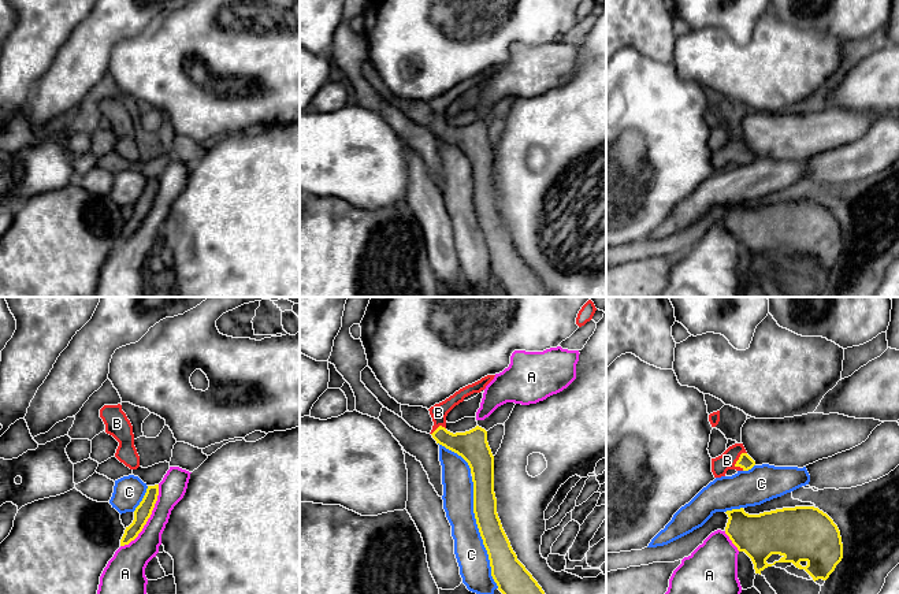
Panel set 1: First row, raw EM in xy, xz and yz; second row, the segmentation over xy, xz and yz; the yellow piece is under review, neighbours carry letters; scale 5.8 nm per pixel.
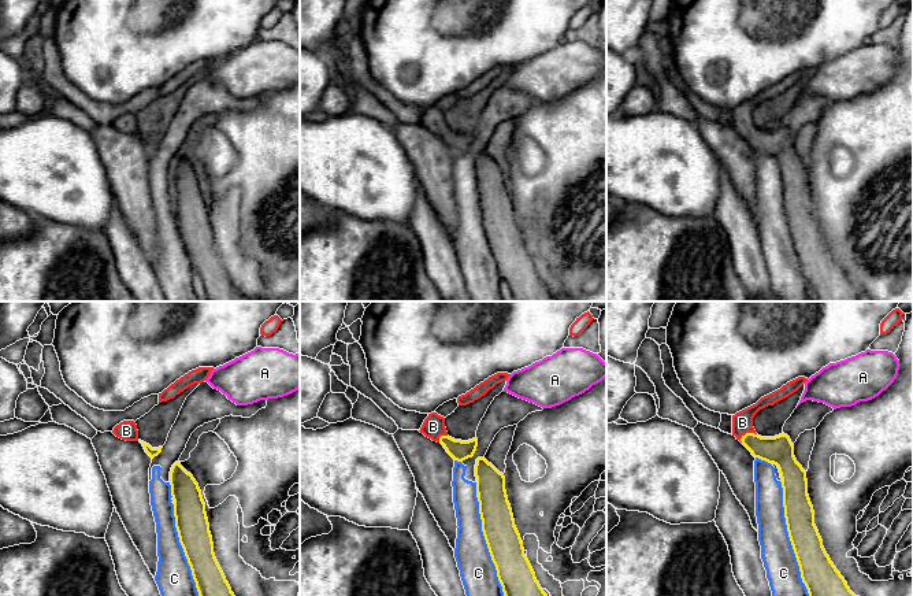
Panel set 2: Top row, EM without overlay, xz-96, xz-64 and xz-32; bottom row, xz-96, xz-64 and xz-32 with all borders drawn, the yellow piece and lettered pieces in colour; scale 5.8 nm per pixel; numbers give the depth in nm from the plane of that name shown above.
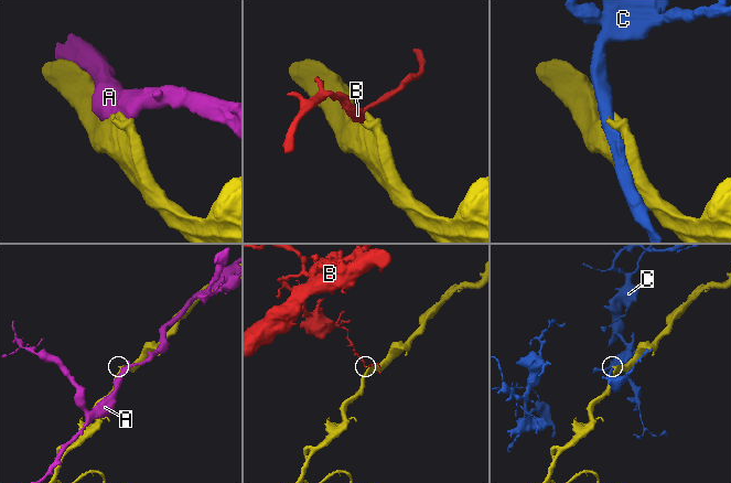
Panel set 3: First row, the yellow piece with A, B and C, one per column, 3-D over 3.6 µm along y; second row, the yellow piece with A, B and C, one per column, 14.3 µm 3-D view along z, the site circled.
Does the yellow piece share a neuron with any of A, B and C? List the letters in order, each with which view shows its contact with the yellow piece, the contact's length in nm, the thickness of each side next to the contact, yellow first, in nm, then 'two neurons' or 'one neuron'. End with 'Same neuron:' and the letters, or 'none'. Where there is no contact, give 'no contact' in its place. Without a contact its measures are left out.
A: meets yellow in xy; contact 440 nm long; 100 nm thick on the yellow side, 170 nm on the other; two neurons
B: meets yellow in yz; contact 120 nm long; 90 nm thick on the yellow side, 100 nm on the other; two neurons
C: meets yellow in xz; contact 700 nm long; 170 nm thick on the yellow side, 180 nm on the other; two neurons
Same neuron: none

